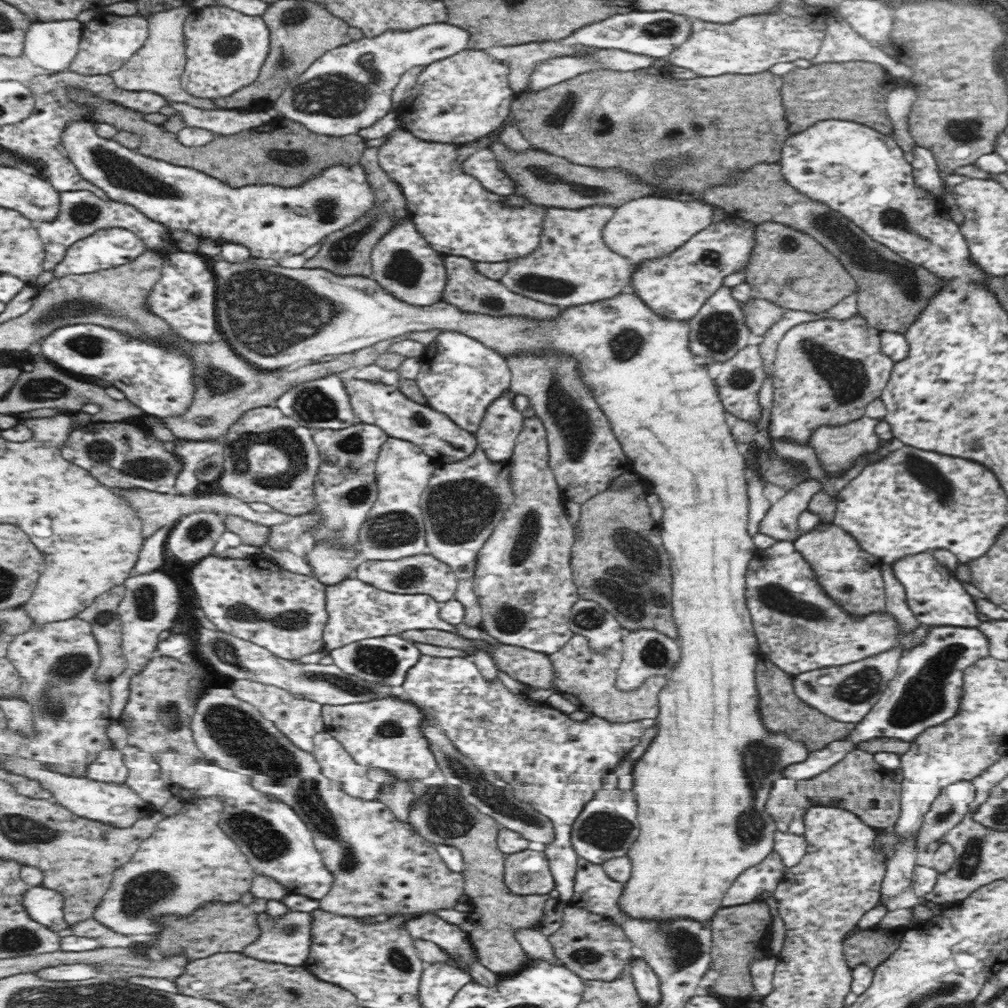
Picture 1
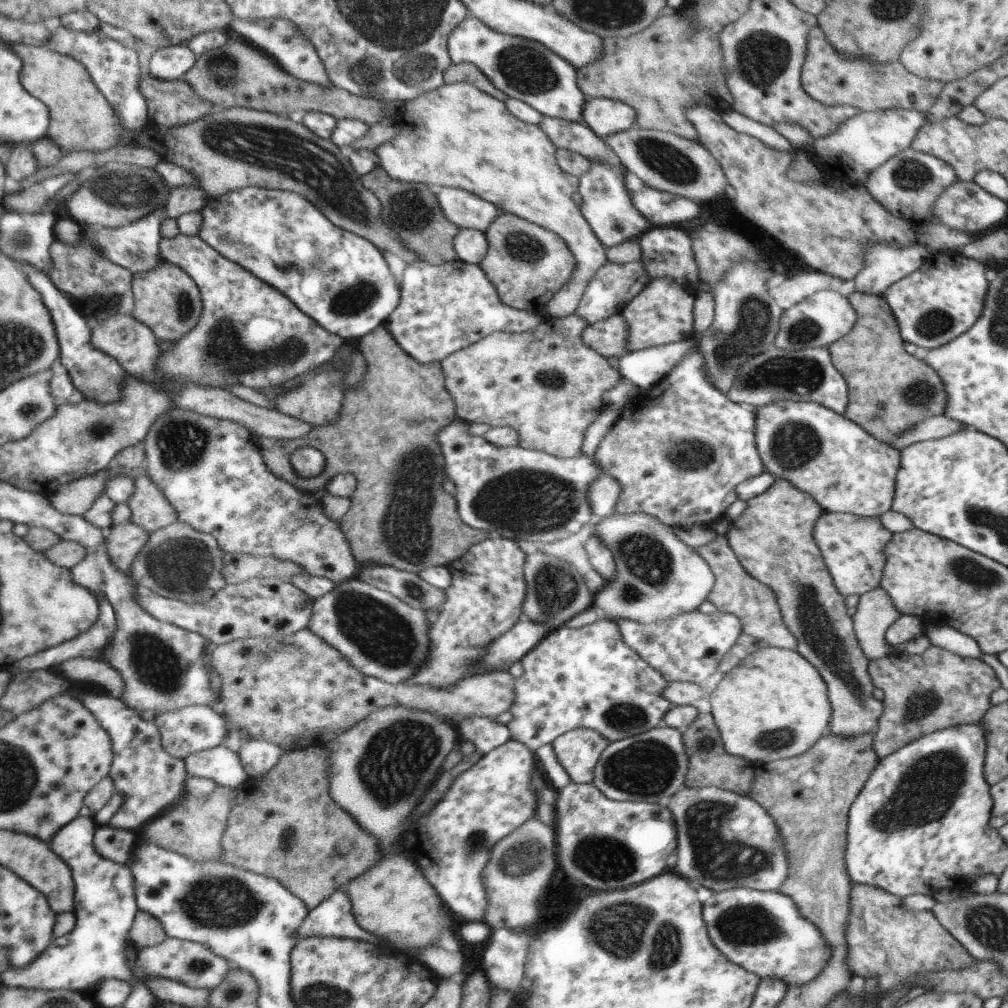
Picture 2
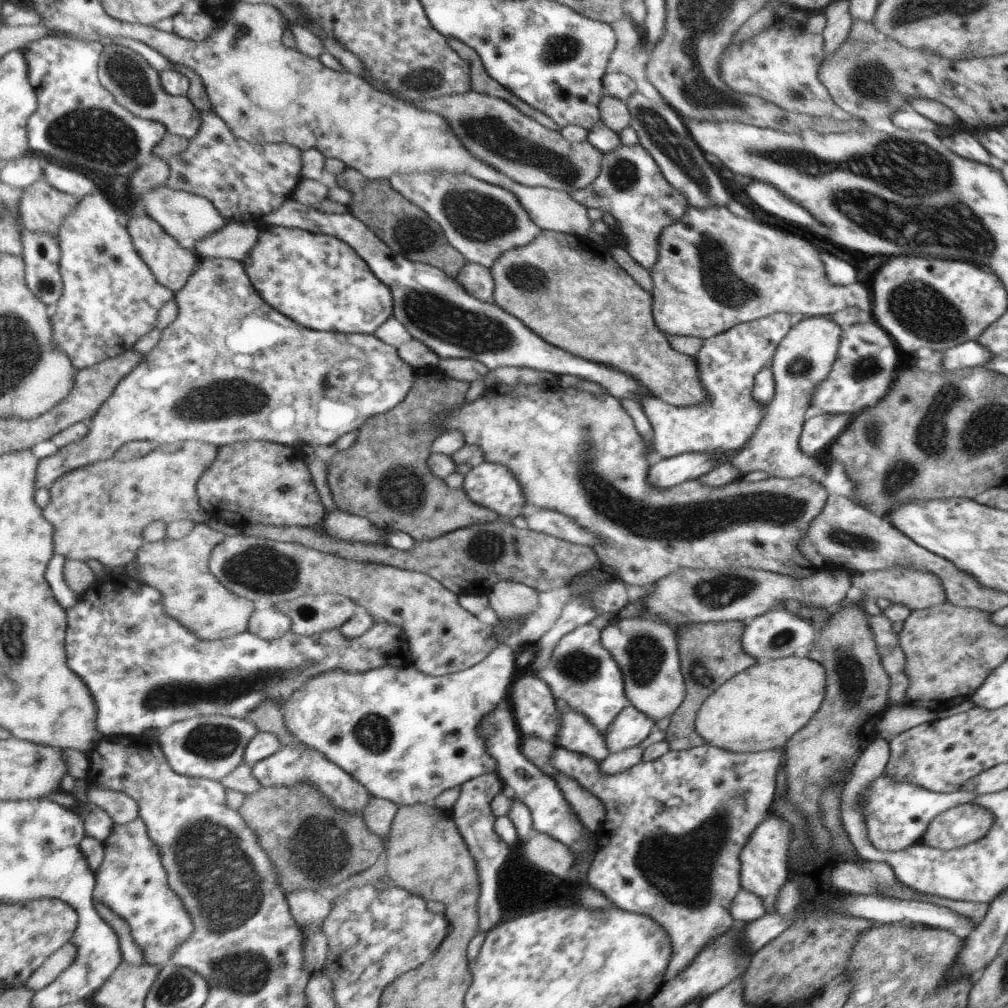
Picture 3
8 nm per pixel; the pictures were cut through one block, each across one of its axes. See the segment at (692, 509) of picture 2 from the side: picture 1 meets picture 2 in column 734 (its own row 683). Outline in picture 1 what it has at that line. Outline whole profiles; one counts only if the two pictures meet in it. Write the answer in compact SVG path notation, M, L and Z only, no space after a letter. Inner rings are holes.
M421 655L418 663L406 672L404 676L404 682L402 684L406 691L406 698L418 705L424 714L431 717L435 724L446 733L446 736L452 741L452 744L462 753L466 758L469 758L476 766L484 768L484 770L492 770L494 774L500 780L507 782L513 786L514 794L516 798L529 803L534 810L537 810L540 814L548 817L552 821L552 828L554 832L554 839L549 844L545 845L544 854L549 861L549 870L551 871L553 881L555 882L555 896L561 903L569 904L570 900L575 895L575 875L577 872L577 863L579 856L574 850L571 843L572 828L575 820L578 818L584 804L590 802L594 798L594 794L602 788L602 778L604 774L608 774L614 770L616 764L625 758L627 754L640 742L640 738L644 734L645 730L655 726L655 719L644 719L632 722L610 722L606 721L596 715L590 715L587 720L576 721L569 718L568 715L562 713L560 710L554 709L546 703L540 703L530 699L526 693L513 694L502 685L498 678L486 679L480 674L480 671L476 667L476 664L469 656L466 657L453 657L453 658L440 658L431 657L428 655Z

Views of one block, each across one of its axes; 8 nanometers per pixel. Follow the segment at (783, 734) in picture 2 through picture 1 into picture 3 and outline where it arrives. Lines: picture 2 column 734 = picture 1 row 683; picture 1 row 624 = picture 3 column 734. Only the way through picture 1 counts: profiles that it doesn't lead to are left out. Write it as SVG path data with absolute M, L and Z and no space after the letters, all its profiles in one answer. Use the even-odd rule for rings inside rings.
M782 657L749 666L746 670L728 679L713 695L705 700L697 718L697 731L705 737L709 745L732 751L733 753L759 753L780 750L780 768L776 772L775 800L786 792L786 756L784 751L790 738L808 724L820 710L828 686L828 673L823 665L810 657Z

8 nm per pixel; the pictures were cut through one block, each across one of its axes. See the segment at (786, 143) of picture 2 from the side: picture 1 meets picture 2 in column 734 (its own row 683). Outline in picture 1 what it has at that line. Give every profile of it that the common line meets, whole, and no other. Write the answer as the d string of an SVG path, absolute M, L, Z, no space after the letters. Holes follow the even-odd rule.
M152 571L143 575L133 574L125 582L125 593L117 608L123 630L121 649L126 659L126 669L124 673L110 680L111 703L109 712L113 720L118 720L126 702L128 702L129 679L134 674L144 670L149 659L156 656L156 646L158 646L158 636L164 630L170 630L174 626L174 620L180 612L182 600L180 600L180 590L178 584L162 573L162 571Z

